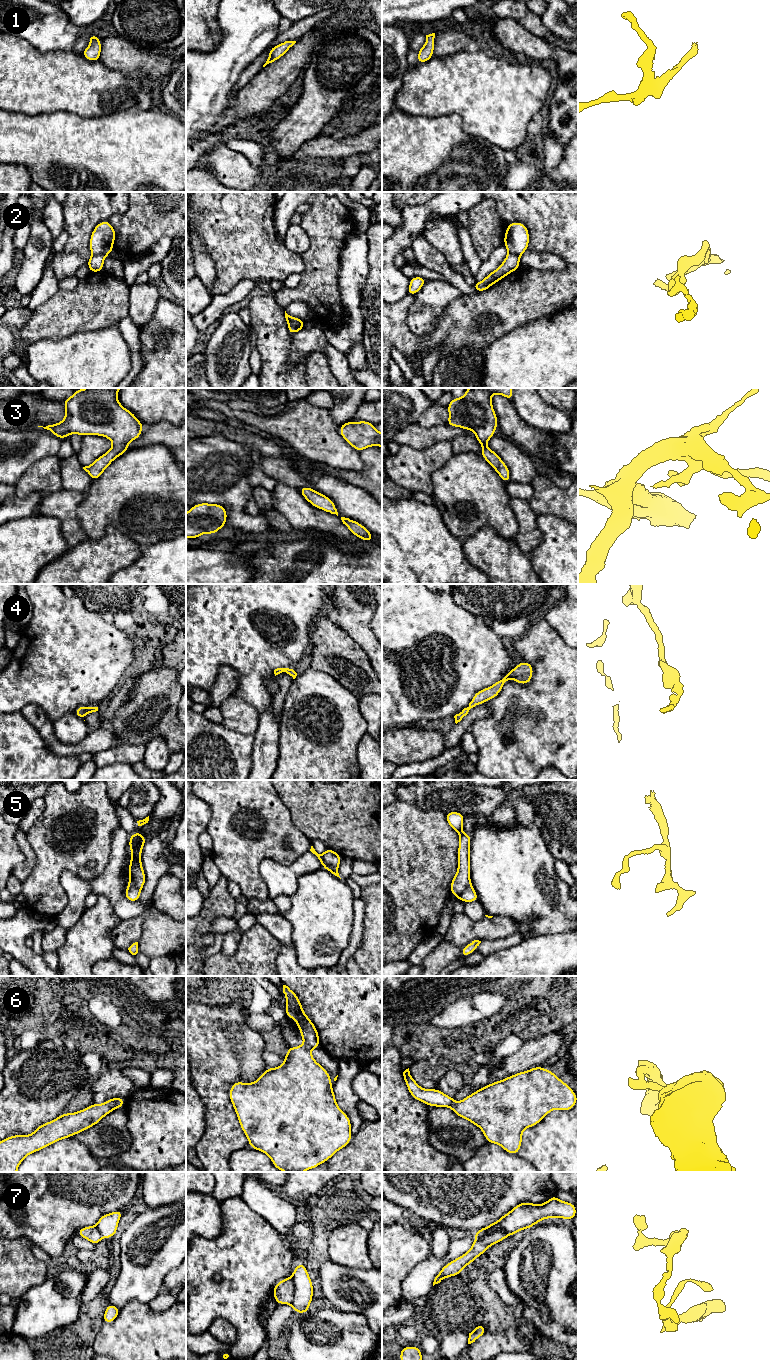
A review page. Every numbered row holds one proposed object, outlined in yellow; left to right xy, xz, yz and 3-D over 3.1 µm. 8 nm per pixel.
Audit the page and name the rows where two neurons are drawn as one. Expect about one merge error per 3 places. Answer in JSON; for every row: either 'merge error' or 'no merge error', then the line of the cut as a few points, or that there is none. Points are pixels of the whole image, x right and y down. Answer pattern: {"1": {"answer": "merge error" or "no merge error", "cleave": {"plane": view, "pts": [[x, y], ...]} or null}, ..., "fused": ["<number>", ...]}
{"1": {"answer": "no merge error", "cleave": null}, "2": {"answer": "merge error", "cleave": {"plane": "xz", "pts": [[302, 321], [288, 324]]}}, "3": {"answer": "no merge error", "cleave": null}, "4": {"answer": "no merge error", "cleave": null}, "5": {"answer": "merge error", "cleave": {"plane": "xz", "pts": [[321, 855], [327, 864], [337, 870]]}}, "6": {"answer": "merge error", "cleave": {"plane": "xy", "pts": [[110, 1099], [115, 1108]]}}, "7": {"answer": "merge error", "cleave": {"plane": "yz", "pts": [[510, 1234], [495, 1230], [480, 1238], [476, 1238]]}}, "fused": ["2", "5", "6", "7"]}

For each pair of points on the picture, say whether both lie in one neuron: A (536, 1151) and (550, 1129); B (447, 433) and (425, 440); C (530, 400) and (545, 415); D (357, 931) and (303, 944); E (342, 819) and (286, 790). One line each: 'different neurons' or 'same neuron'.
A: same neuron
B: same neuron
C: same neuron
D: different neurons
E: same neuron

